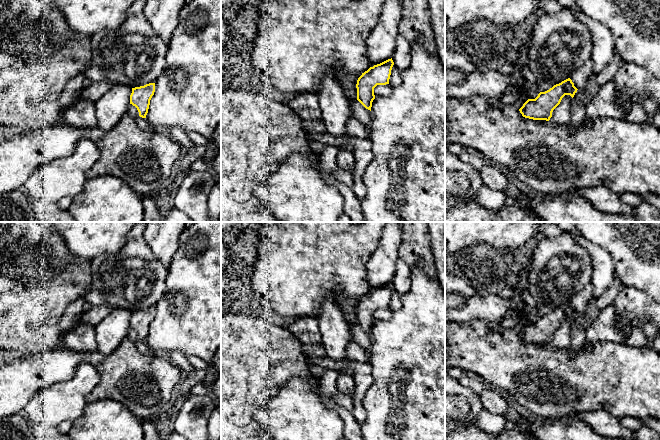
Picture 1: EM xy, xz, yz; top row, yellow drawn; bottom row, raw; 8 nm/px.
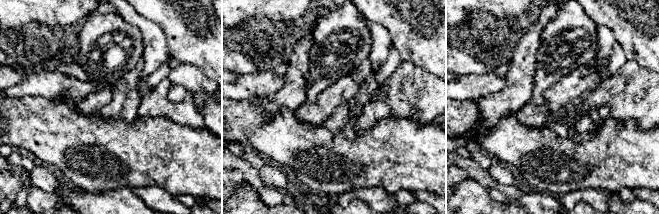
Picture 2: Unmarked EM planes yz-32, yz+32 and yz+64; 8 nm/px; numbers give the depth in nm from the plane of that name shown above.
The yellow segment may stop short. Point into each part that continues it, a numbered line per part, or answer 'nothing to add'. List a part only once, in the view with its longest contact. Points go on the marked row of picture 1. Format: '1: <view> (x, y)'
nothing to add

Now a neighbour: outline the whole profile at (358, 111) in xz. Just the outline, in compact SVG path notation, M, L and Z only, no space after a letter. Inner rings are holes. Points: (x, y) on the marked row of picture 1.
M358 100L351 105L351 118L356 119L365 126L370 125L372 121L371 111L366 109Z

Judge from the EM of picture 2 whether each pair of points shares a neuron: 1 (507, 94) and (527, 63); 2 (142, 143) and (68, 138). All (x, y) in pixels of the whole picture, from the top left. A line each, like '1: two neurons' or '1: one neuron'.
1: one neuron
2: one neuron

